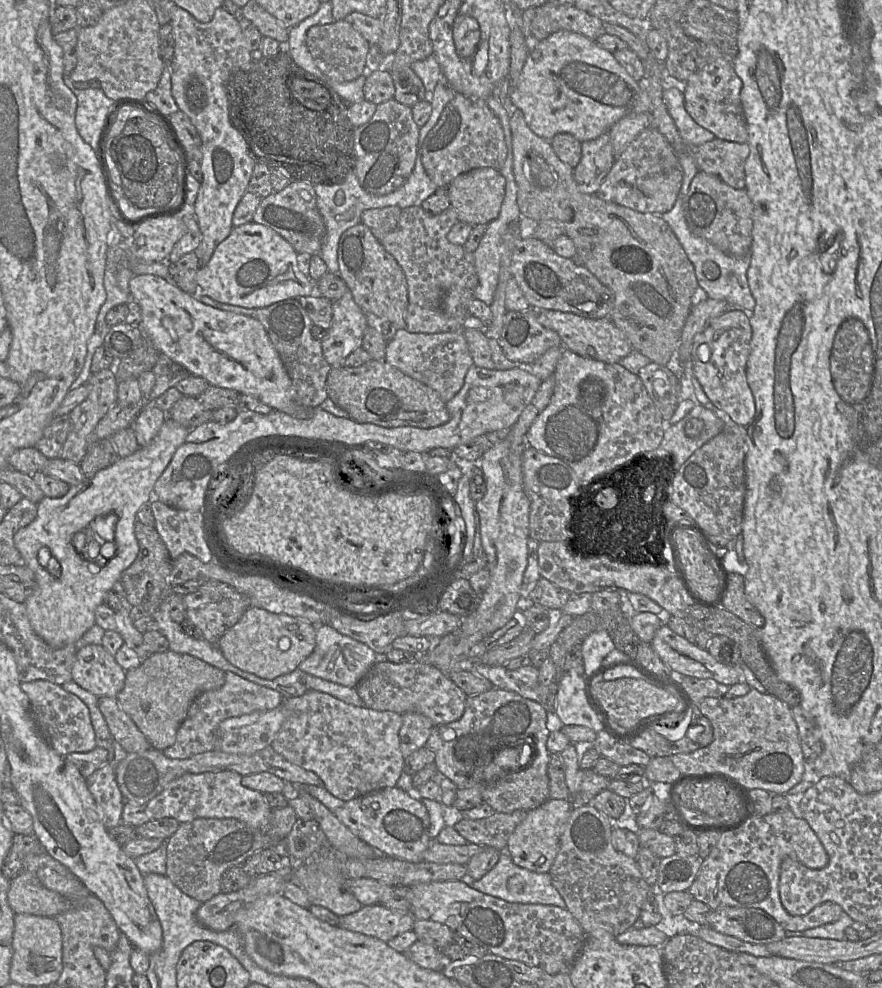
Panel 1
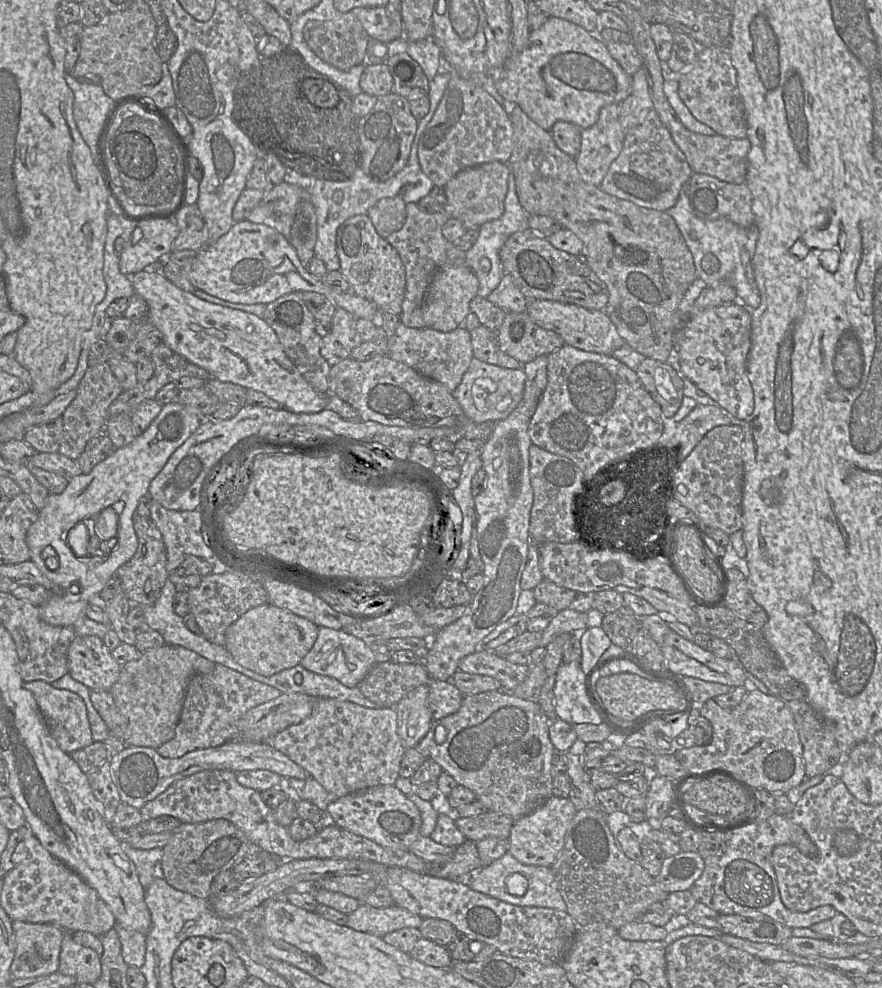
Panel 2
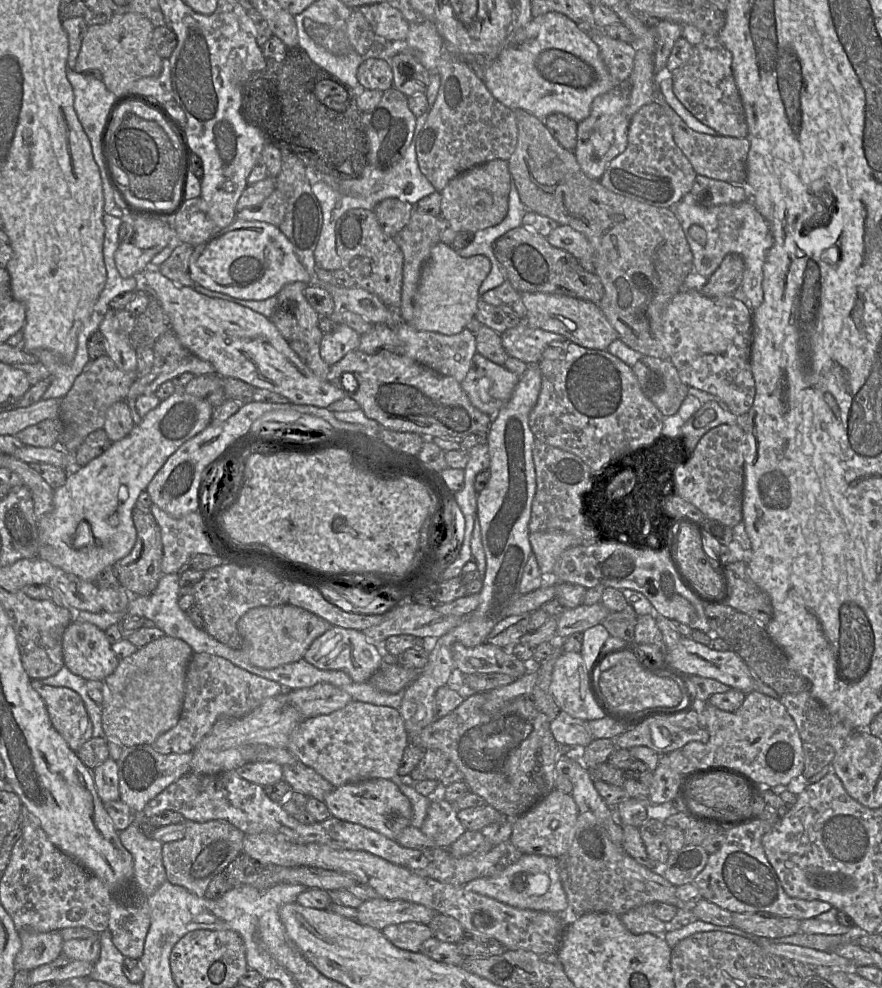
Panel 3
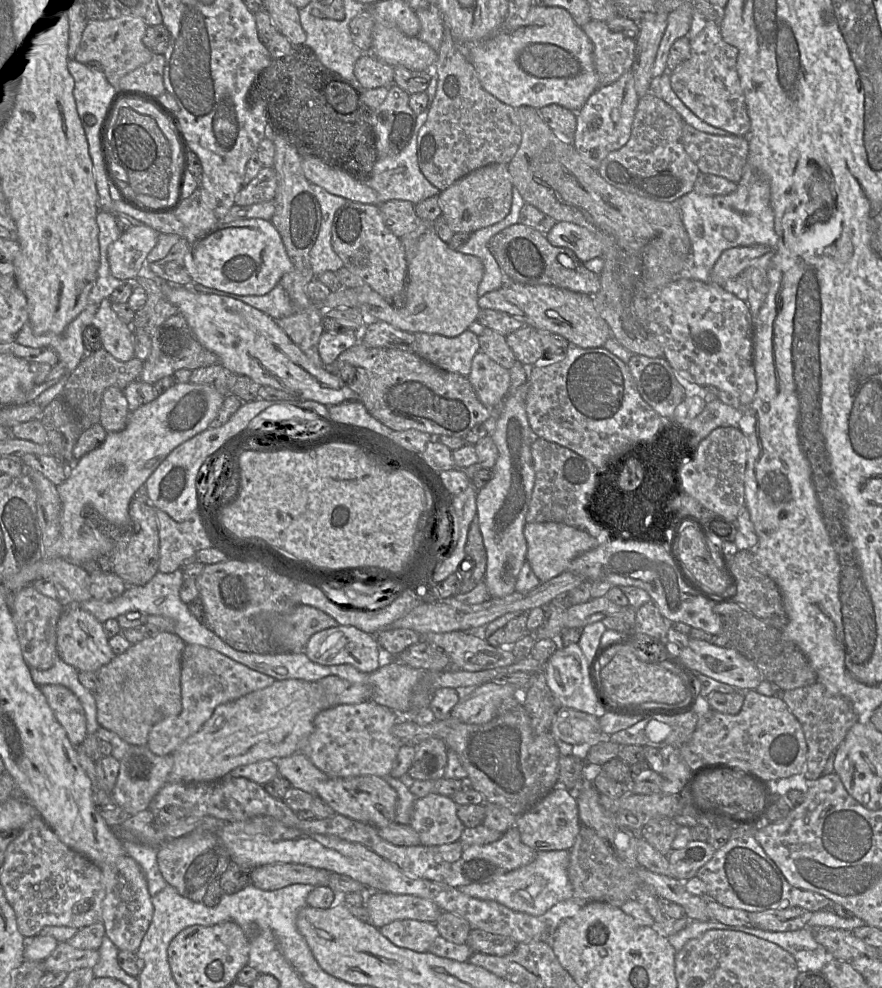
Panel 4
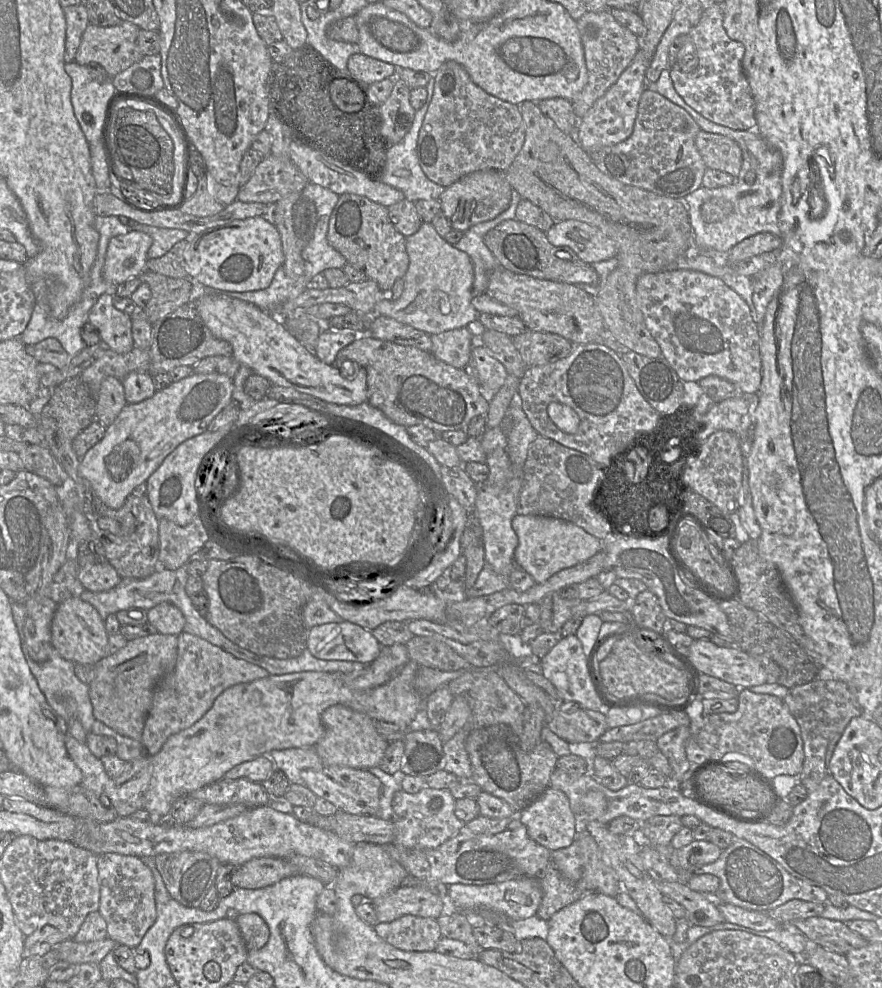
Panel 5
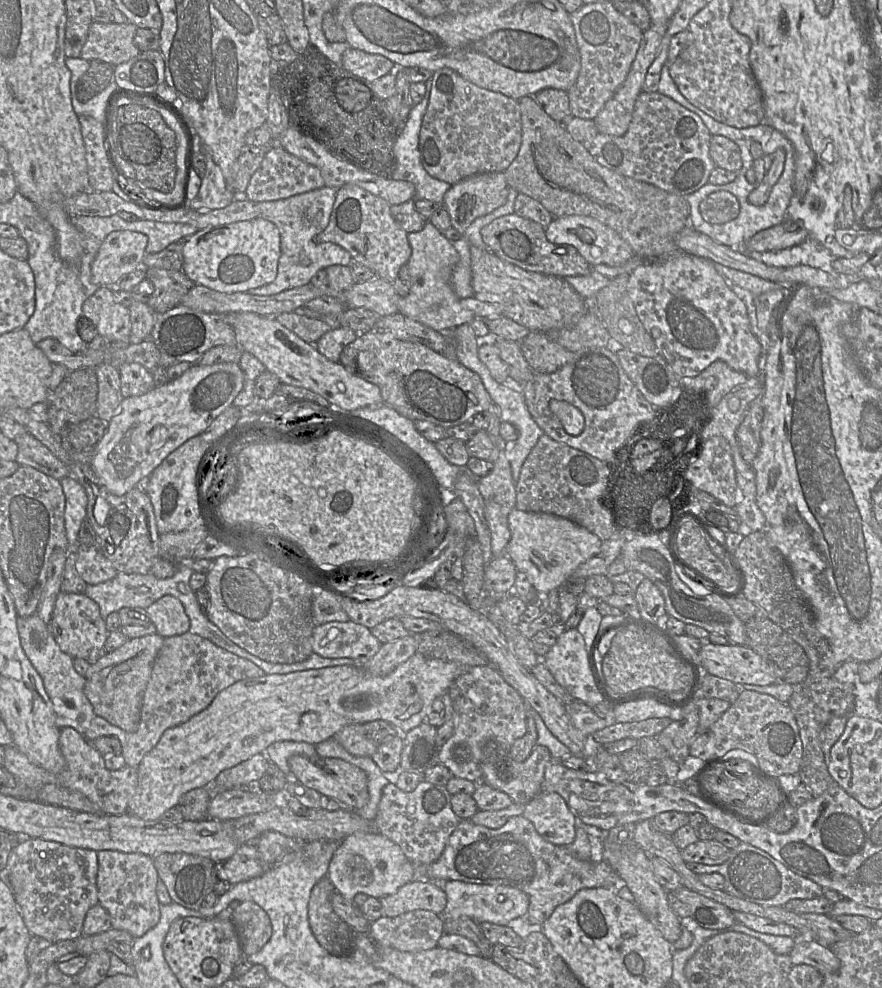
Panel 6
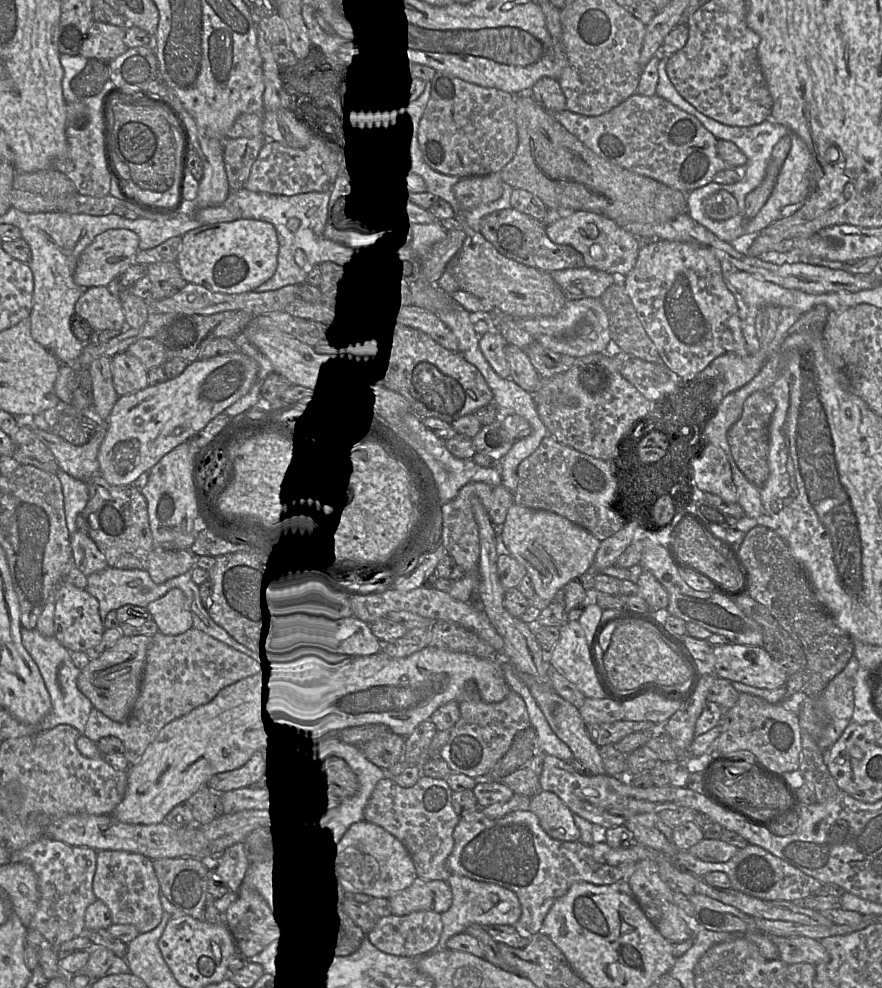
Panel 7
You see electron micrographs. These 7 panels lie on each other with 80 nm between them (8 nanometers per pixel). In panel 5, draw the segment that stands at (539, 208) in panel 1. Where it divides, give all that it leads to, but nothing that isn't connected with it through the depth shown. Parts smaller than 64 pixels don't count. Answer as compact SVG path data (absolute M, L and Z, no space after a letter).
M524 101L518 106L525 124L525 140L514 161L505 171L512 189L519 192L523 199L543 209L555 222L579 220L599 228L615 242L618 266L598 284L598 293L595 296L597 309L603 317L606 329L622 346L650 358L662 356L661 348L646 327L638 307L636 282L642 274L665 270L667 265L684 255L689 248L696 246L687 206L680 198L661 196L609 177L595 165L575 137L560 130L551 118L541 112L537 103Z

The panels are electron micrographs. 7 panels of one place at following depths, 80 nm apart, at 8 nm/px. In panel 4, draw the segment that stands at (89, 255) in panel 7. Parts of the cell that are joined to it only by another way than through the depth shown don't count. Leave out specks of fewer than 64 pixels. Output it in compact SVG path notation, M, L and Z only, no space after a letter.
M131 226L108 248L111 274L122 281L134 281L142 268L147 269L147 256L160 233L148 226Z

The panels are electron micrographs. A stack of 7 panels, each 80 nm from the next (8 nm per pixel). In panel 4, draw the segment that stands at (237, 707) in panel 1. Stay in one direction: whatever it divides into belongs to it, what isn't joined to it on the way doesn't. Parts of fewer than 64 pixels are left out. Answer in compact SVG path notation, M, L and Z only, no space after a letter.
M187 644L181 660L182 710L178 715L157 722L148 734L146 746L158 756L172 754L187 738L201 729L218 705L264 689L275 681L274 678L252 670L216 650L198 644Z

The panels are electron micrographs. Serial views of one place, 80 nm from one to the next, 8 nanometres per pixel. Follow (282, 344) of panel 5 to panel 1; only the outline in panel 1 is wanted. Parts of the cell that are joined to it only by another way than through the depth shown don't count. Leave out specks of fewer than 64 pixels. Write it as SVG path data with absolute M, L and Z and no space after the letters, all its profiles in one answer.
M151 274L134 275L129 281L129 293L130 298L141 307L140 331L152 340L159 353L184 366L191 375L204 378L212 386L252 395L273 410L295 418L312 416L313 408L304 407L295 401L292 381L265 328L256 318L206 305L181 290L175 283Z

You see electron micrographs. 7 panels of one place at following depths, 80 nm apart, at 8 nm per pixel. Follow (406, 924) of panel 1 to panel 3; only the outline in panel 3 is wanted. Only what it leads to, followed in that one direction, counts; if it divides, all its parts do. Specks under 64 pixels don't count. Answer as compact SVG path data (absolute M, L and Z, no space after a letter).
M383 897L365 901L357 910L357 921L360 924L380 931L387 926L405 922L428 925L436 915L435 911L424 905Z

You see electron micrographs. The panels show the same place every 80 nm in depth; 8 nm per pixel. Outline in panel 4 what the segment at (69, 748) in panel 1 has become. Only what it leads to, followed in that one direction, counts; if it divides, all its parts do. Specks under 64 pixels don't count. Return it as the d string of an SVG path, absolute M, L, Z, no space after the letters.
M62 685L39 686L57 721L74 747L79 747L87 733L86 716L77 696Z

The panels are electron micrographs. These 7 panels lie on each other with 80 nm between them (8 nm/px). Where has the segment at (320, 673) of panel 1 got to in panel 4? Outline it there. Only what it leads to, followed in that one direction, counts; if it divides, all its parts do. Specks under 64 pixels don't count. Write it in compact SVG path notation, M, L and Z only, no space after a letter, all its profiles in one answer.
M338 625L313 634L303 652L314 663L323 666L349 664L363 673L372 673L383 664L381 647L375 635L352 626Z

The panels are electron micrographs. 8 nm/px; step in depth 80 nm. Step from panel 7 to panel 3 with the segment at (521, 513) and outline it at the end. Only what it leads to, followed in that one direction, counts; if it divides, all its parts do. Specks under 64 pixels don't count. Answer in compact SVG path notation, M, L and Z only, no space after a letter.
M562 531L530 533L529 542L539 569L546 577L552 577L554 565L566 549L581 545L579 538Z

